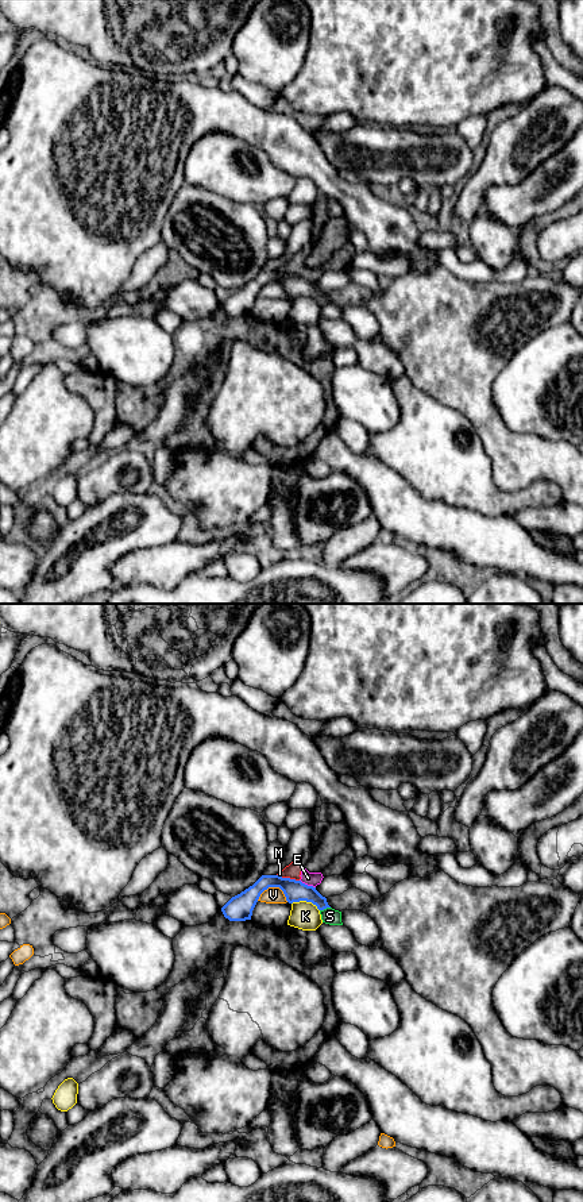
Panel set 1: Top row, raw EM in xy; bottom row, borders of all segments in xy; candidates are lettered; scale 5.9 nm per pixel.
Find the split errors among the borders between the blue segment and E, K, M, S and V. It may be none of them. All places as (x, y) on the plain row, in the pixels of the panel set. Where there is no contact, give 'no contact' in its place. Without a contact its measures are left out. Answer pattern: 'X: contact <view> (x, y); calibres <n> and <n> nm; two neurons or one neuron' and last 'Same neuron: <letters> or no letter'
E: contact xy (307, 280); calibres 130 and 80 nm; two neurons
K: contact xy (307, 296); calibres 130 and 170 nm; two neurons
M: contact xy (288, 273); calibres 130 and 90 nm; two neurons
S: contact xy (324, 303); calibres 130 and 100 nm; two neurons
V: contact xy (274, 281); calibres 160 and 100 nm; two neurons
Same neuron: no letter

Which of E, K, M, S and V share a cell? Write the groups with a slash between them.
E M / K / S / V

